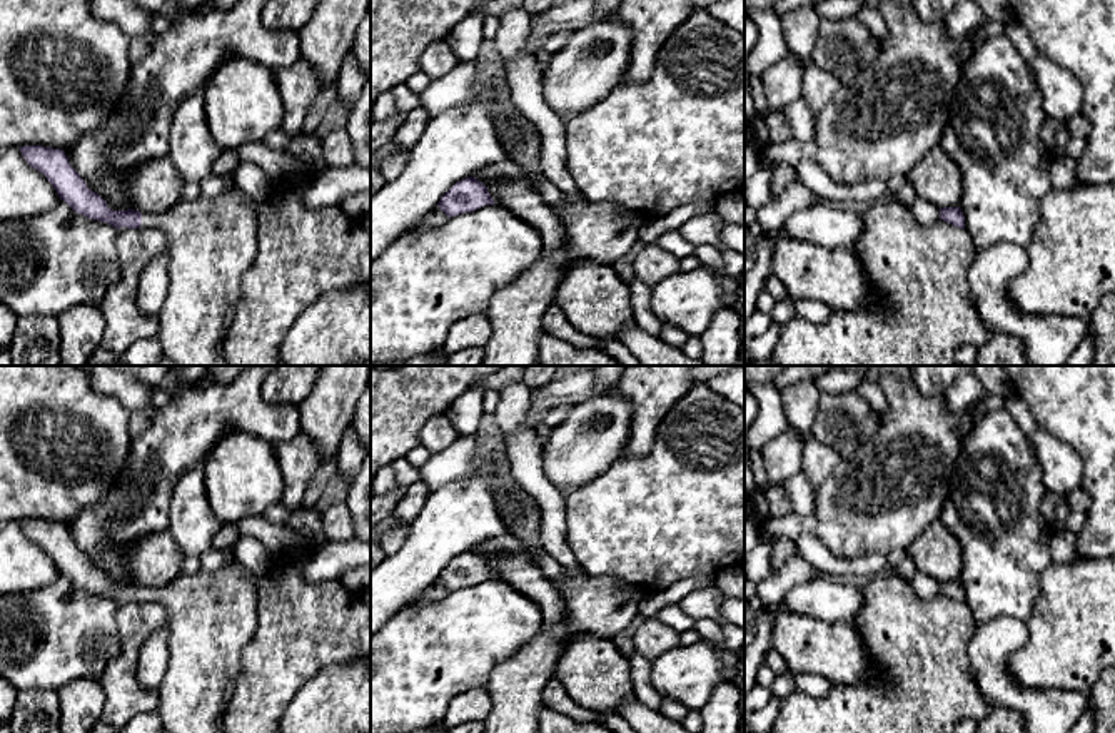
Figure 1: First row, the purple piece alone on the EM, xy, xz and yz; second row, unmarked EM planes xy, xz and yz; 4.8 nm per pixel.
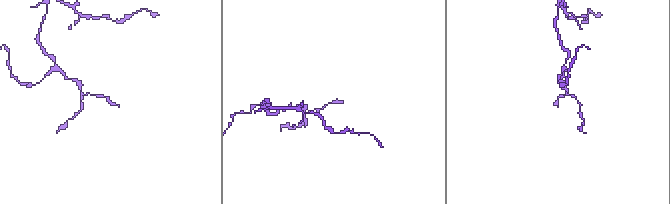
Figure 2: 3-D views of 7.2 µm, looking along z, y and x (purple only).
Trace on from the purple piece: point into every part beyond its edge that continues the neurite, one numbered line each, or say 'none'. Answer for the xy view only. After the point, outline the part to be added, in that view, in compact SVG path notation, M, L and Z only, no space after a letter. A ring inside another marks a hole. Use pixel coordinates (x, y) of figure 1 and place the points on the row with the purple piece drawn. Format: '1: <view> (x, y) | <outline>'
1: xy (212, 242) | M235 189L212 199L200 195L195 200L180 200L164 214L142 214L140 227L162 230L169 239L169 292L157 316L160 324L157 337L164 357L177 366L229 366L222 342L240 299L242 279L254 265L259 250L257 212L250 199Z

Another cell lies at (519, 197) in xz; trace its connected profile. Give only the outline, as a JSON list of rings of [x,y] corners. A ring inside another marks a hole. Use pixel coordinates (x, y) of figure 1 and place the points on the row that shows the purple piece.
[[[477,179],[482,182],[494,204],[507,209],[519,219],[534,225],[539,230],[544,252],[547,255],[559,252],[566,247],[566,227],[552,210],[552,205],[546,204],[532,184],[526,179]]]

